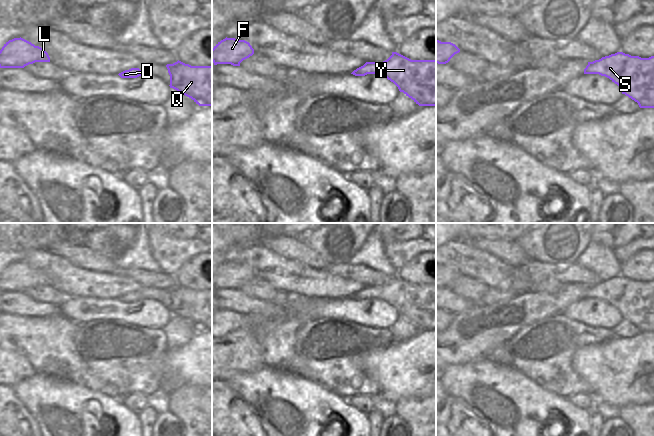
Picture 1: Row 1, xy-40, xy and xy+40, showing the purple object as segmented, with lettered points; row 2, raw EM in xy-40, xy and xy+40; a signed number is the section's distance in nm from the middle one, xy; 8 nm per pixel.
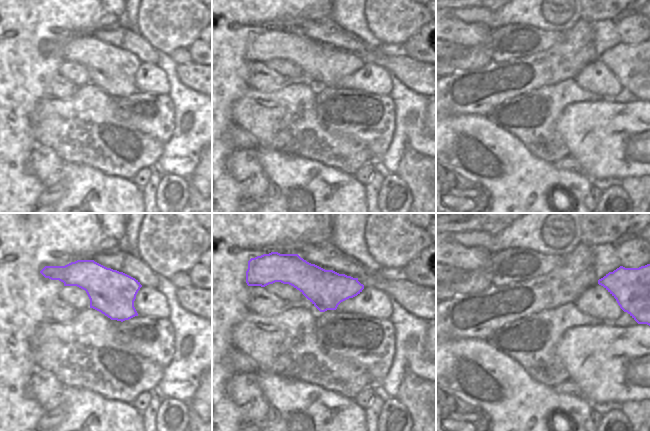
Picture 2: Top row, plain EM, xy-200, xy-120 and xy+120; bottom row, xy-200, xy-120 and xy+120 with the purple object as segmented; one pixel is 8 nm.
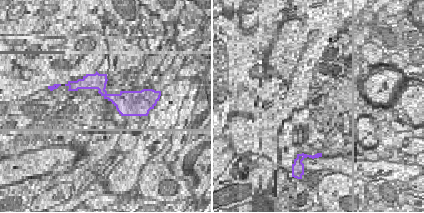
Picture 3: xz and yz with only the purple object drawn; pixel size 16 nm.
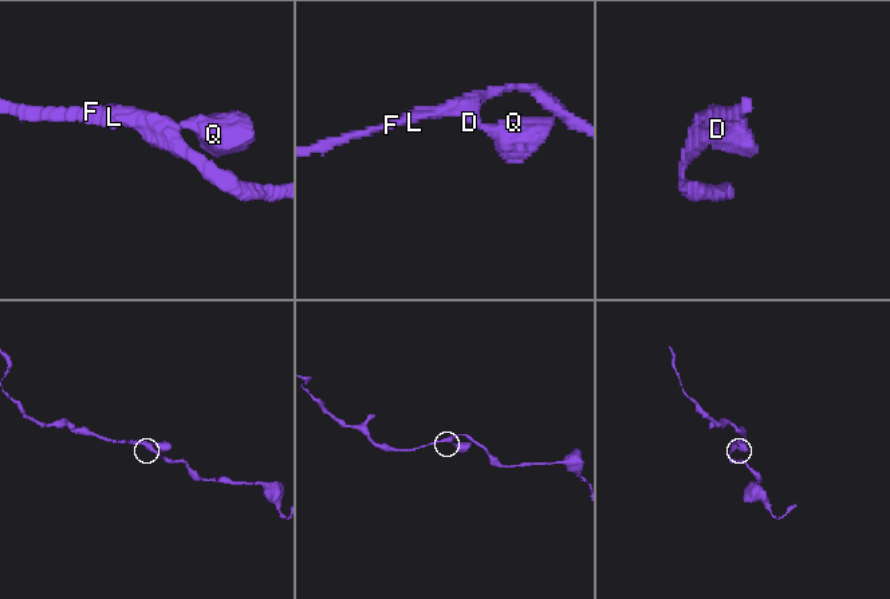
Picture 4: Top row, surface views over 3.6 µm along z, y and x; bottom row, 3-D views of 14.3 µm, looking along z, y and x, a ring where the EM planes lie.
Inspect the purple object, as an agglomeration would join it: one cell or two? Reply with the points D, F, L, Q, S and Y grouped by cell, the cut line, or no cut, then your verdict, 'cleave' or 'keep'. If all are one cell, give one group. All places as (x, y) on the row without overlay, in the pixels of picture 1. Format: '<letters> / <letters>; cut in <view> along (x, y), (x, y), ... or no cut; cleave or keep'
D F L Q S Y; no cut; keep

